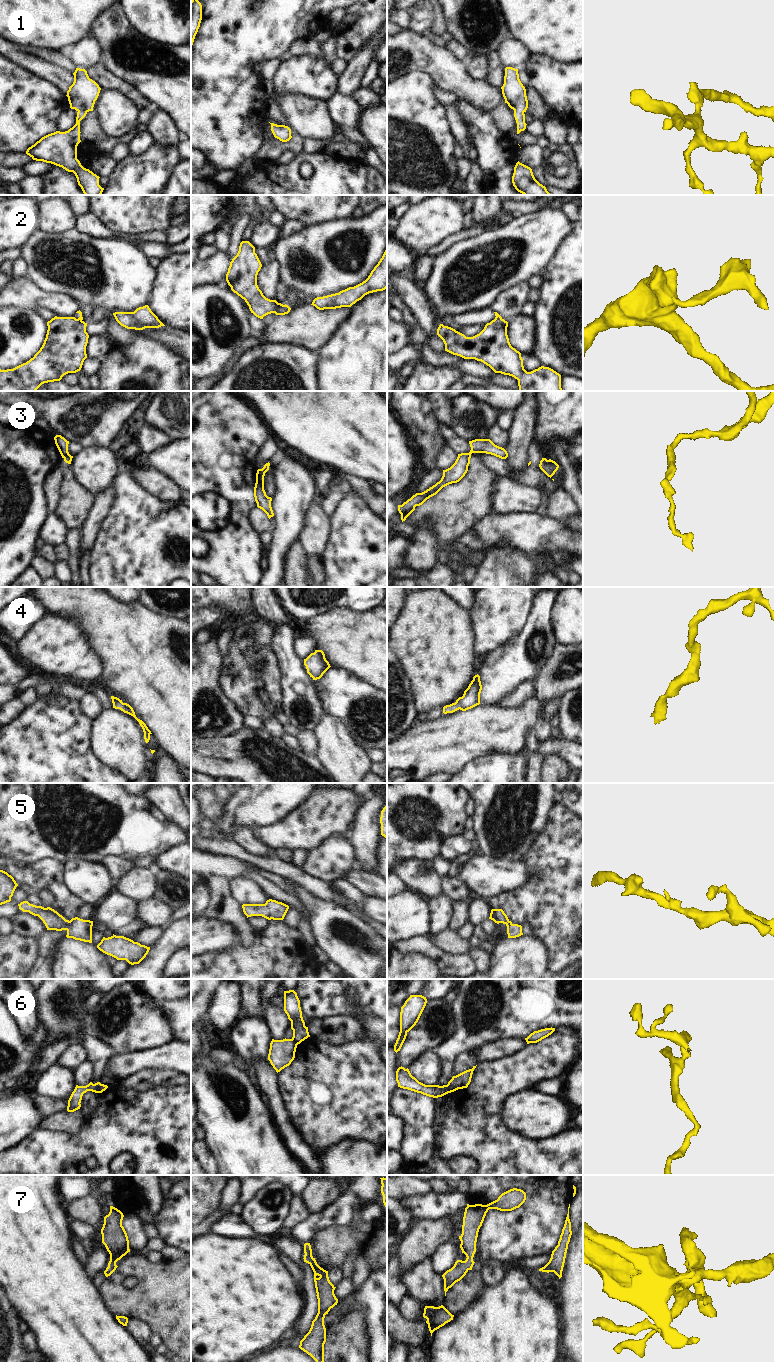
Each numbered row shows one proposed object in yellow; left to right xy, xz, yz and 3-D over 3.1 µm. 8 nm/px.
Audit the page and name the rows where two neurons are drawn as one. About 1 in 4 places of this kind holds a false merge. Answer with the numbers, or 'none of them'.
2, 6.

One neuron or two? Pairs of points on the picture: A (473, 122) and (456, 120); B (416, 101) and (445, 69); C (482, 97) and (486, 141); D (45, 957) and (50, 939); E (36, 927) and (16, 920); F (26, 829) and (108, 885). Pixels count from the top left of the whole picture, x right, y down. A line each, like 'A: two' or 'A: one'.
A: two
B: two
C: two
D: one
E: one
F: two

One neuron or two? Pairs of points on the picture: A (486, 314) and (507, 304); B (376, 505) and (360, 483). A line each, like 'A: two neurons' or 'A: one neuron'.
A: two neurons
B: one neuron

